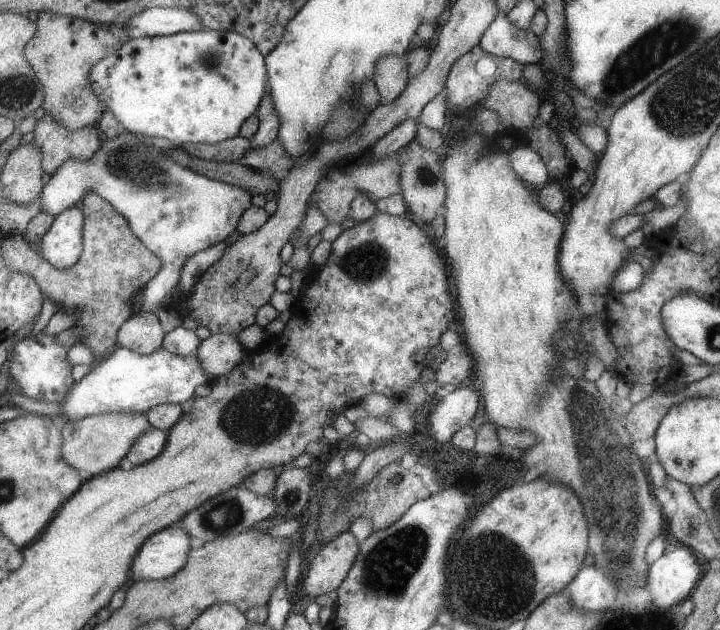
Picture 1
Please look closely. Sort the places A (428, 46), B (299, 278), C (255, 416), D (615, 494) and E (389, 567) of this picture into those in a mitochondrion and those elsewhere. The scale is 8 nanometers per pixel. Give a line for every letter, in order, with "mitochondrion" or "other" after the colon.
A: other
B: other
C: mitochondrion
D: mitochondrion
E: mitochondrion

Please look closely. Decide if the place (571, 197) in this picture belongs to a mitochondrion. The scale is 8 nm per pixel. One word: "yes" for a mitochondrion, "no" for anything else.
no

